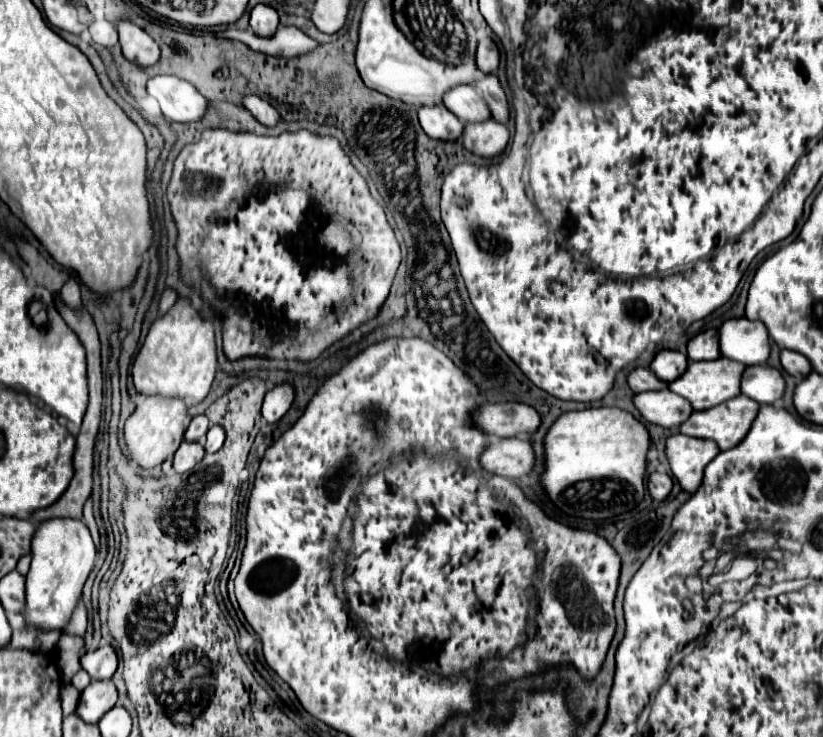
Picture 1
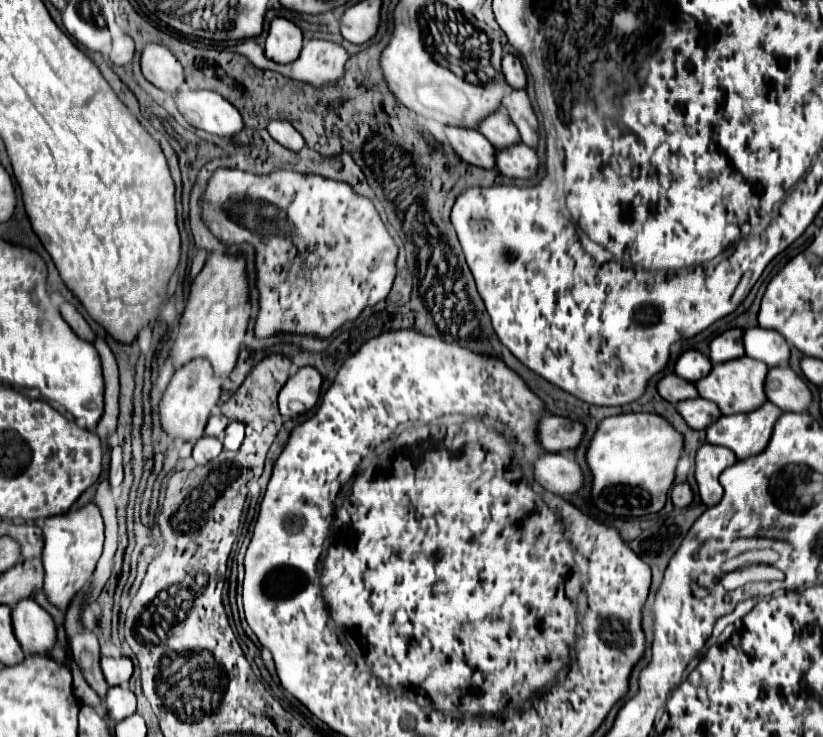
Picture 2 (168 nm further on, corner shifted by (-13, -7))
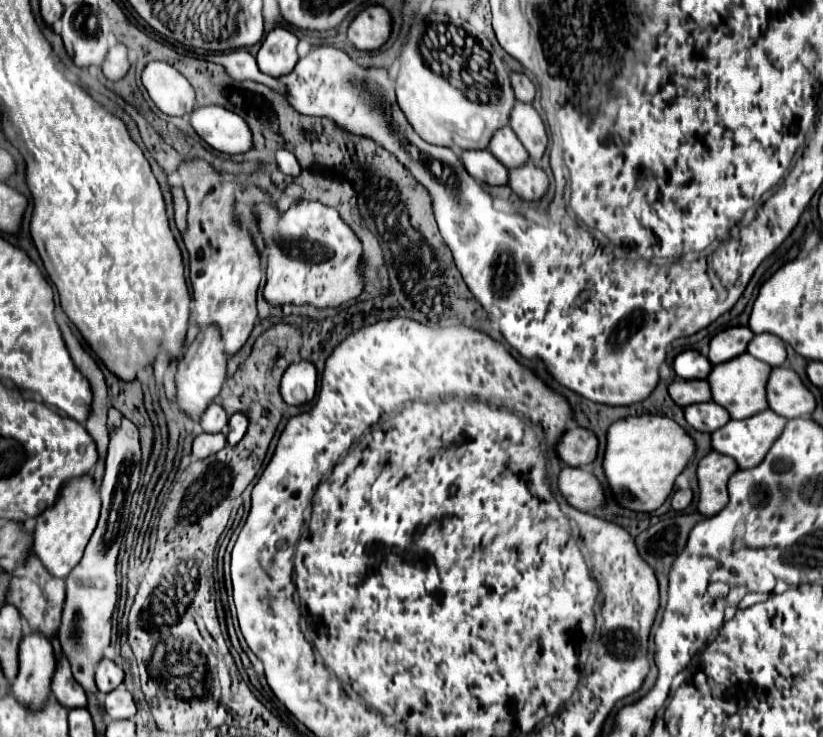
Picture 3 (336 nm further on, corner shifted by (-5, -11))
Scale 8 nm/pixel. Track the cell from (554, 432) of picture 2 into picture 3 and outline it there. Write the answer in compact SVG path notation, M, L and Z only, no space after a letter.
M568 429L558 441L556 451L566 465L584 467L590 465L598 455L598 437L590 429Z

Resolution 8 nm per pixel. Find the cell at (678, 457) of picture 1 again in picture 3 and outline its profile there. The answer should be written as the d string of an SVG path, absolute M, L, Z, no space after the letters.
M708 453L700 465L698 465L698 485L700 485L700 501L698 501L698 511L704 517L720 513L726 503L728 503L728 491L726 483L730 475L734 475L738 465L734 459L722 453Z

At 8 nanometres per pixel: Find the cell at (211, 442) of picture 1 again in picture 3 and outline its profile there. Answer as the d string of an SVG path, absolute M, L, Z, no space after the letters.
M244 411L234 413L228 421L228 445L236 445L244 433L248 429L248 415L244 415Z

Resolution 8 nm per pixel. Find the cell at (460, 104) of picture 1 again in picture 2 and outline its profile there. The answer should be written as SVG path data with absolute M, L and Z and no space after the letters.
M498 109L496 113L488 115L488 119L482 119L478 123L478 131L484 133L494 147L508 147L520 139L516 125L510 121L504 109Z

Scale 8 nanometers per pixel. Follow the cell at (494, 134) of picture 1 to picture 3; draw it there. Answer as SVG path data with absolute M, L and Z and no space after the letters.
M526 163L518 169L510 169L510 187L524 201L540 201L548 191L548 177L542 169Z

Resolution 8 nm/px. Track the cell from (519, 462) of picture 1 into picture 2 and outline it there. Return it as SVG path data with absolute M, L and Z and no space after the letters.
M542 453L534 463L534 481L546 491L566 495L582 487L582 471L574 459L562 453Z

